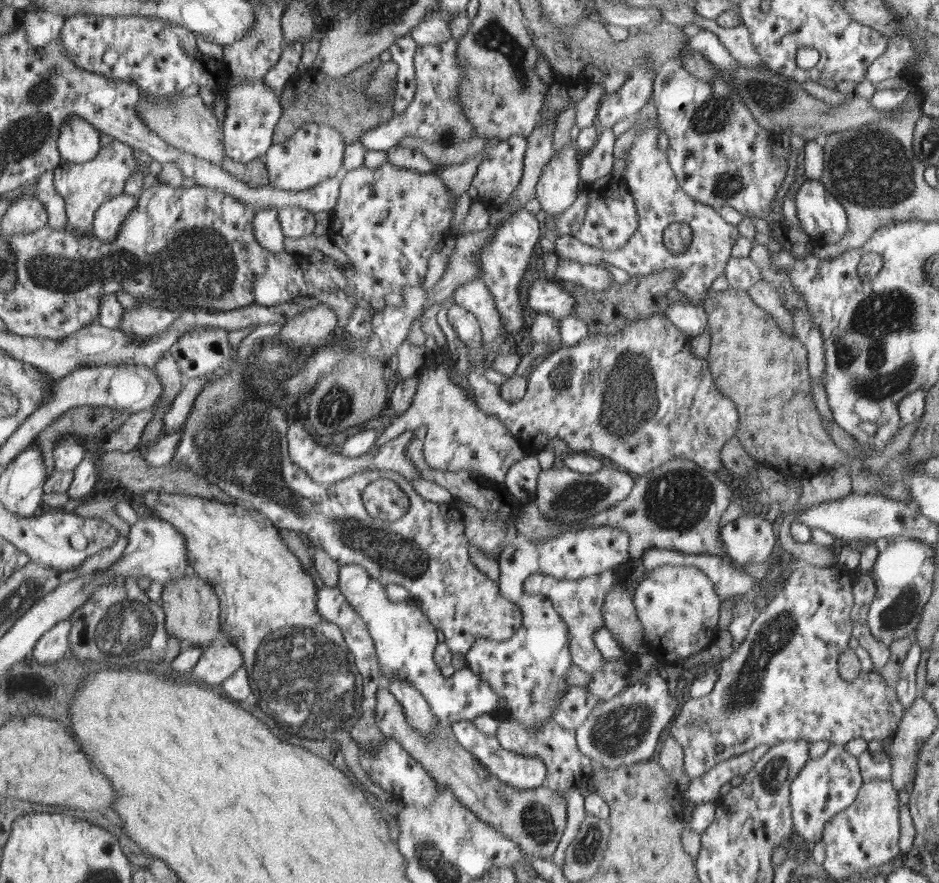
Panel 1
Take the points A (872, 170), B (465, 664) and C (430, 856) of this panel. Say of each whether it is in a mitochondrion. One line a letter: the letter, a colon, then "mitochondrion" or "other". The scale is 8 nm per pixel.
A: mitochondrion
B: other
C: mitochondrion

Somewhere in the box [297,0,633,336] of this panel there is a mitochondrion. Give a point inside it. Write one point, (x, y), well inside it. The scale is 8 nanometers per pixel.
(493, 36)

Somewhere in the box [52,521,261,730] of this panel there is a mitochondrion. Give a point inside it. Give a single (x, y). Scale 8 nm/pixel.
(127, 625)

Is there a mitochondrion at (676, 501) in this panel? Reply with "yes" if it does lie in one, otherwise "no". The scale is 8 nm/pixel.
yes

